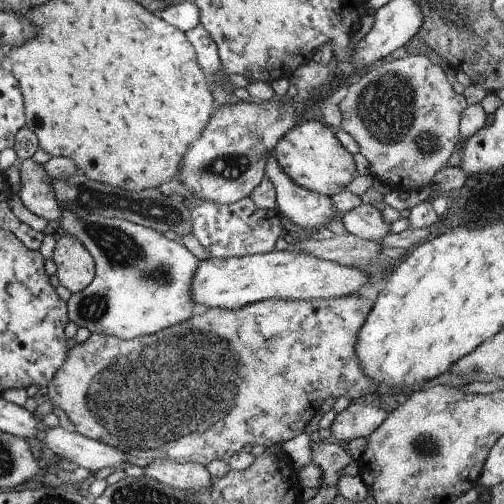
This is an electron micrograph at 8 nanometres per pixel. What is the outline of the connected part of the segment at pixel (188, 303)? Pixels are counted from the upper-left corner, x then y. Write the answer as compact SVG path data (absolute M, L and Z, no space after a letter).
M57 206L61 216L57 220L59 228L82 244L94 262L94 275L91 282L79 292L71 293L66 304L67 320L75 326L87 328L90 333L111 335L121 340L131 340L137 336L155 334L167 326L183 324L197 309L191 300L191 278L194 278L197 258L179 240L169 240L163 232L153 228L121 220L121 218L102 218L89 214L77 218L75 212Z

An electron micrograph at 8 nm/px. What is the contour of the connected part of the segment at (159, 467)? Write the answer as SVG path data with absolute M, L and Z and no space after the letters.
M155 458L143 467L143 472L149 478L177 488L177 490L191 490L203 492L209 490L209 473L204 465L199 463L185 463L169 458Z

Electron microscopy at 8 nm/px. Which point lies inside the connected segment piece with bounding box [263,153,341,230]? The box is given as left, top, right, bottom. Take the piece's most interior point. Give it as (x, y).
(303, 207)

